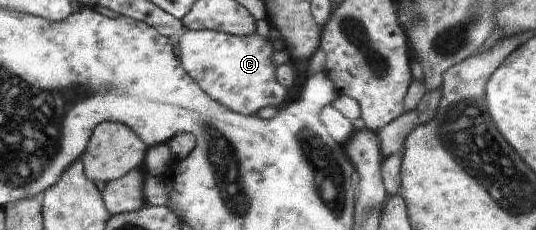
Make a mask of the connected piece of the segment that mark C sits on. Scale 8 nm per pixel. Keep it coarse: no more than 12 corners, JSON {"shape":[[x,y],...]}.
{"shape":[[198,30],[181,65],[210,99],[242,116],[280,106],[271,42]]}

